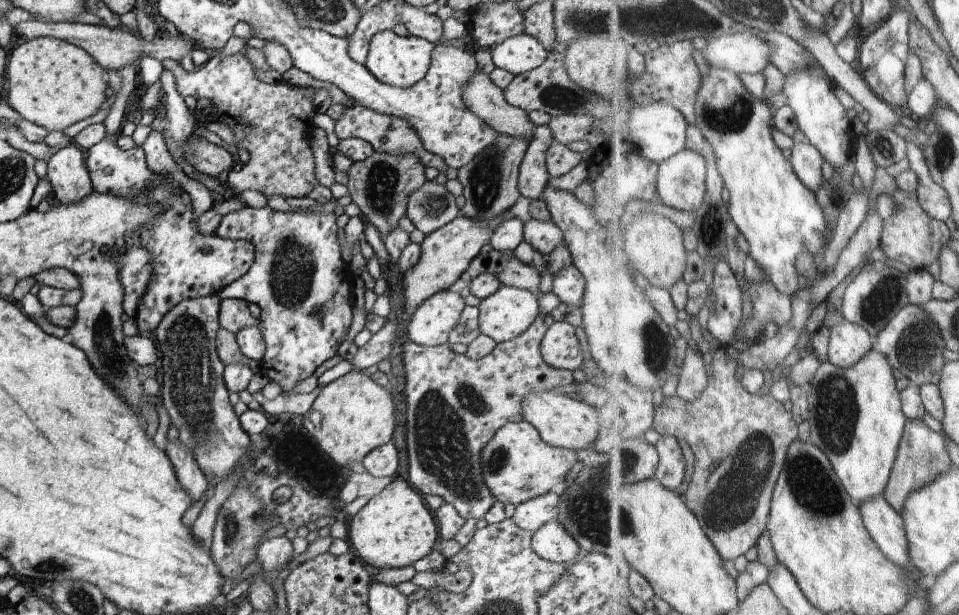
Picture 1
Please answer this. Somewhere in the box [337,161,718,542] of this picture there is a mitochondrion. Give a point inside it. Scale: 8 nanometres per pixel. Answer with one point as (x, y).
(439, 444)

